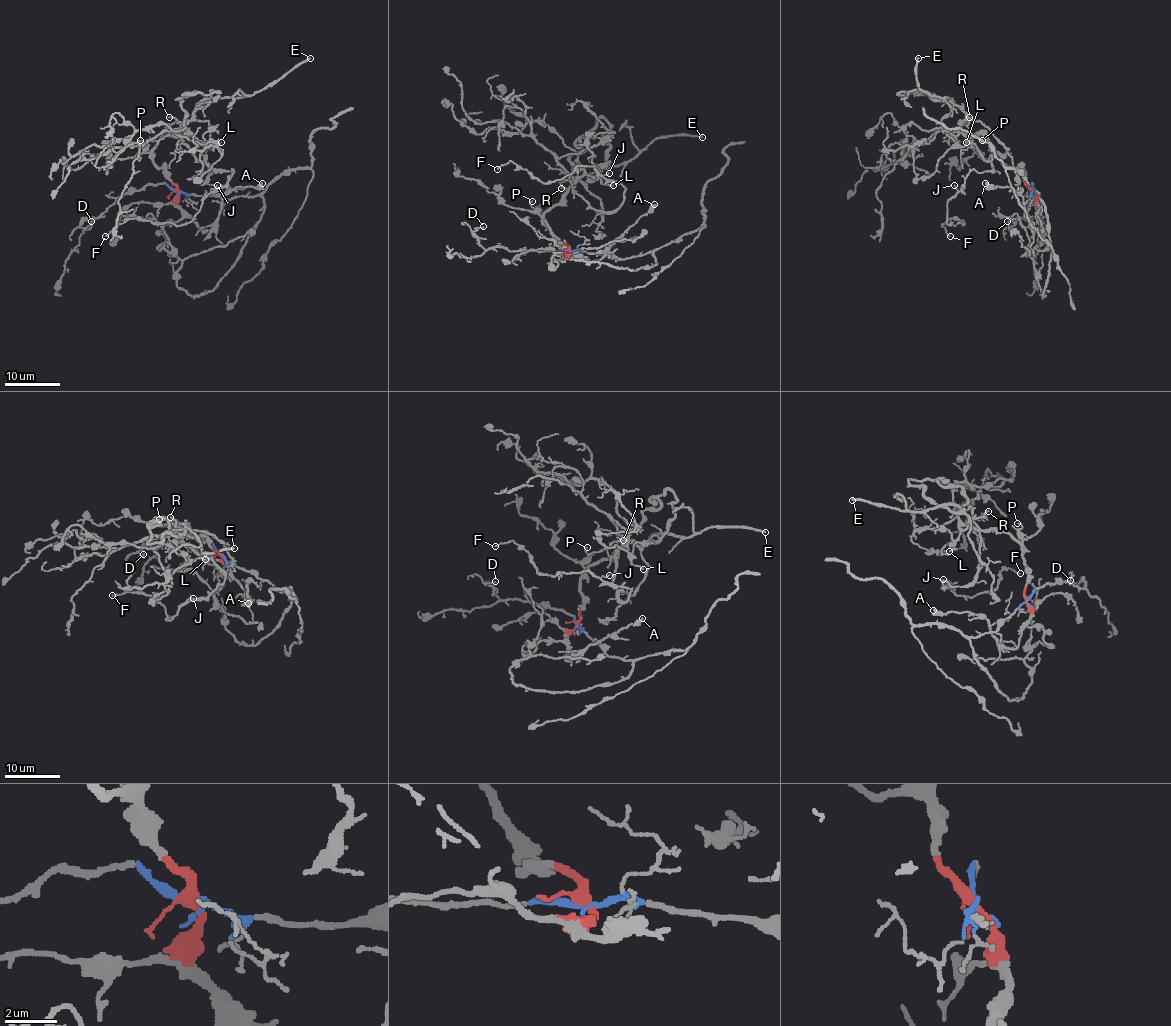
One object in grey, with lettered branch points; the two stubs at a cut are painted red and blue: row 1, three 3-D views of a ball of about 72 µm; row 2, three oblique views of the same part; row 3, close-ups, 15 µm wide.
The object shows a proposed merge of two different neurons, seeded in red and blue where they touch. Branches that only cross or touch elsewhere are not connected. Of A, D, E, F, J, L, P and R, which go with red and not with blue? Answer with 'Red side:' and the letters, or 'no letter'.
Red side: A, E, F, J, L, P, R

